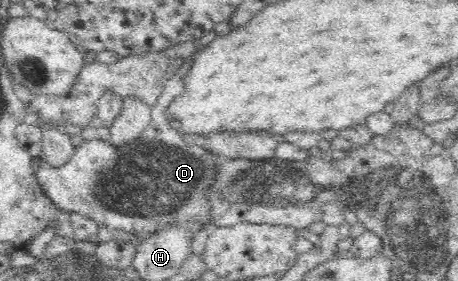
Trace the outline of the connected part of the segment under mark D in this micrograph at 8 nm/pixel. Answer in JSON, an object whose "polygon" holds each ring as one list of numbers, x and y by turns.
{"polygon":[[191,57,188,61,165,82,159,98,153,106,153,122,149,130,139,134,139,138,133,140,133,148,129,142,115,146,111,139,103,140,99,136,83,139,79,146,74,146,71,156,58,165,53,165,43,156,35,157,37,164,32,169,35,174,37,185,59,208,76,212,83,216,94,218,99,224,105,224,110,230,115,227,143,234,145,231,153,232,166,227,167,225,183,225,189,229,197,230,203,227,206,221,206,210,209,206,202,196,207,194,207,186,211,184,214,166,219,160,217,155,210,154,200,146,189,146,181,140,175,130,169,128,167,120,163,118,163,108,167,102,179,92,183,92,181,78,187,72,187,66,190,65]]}

